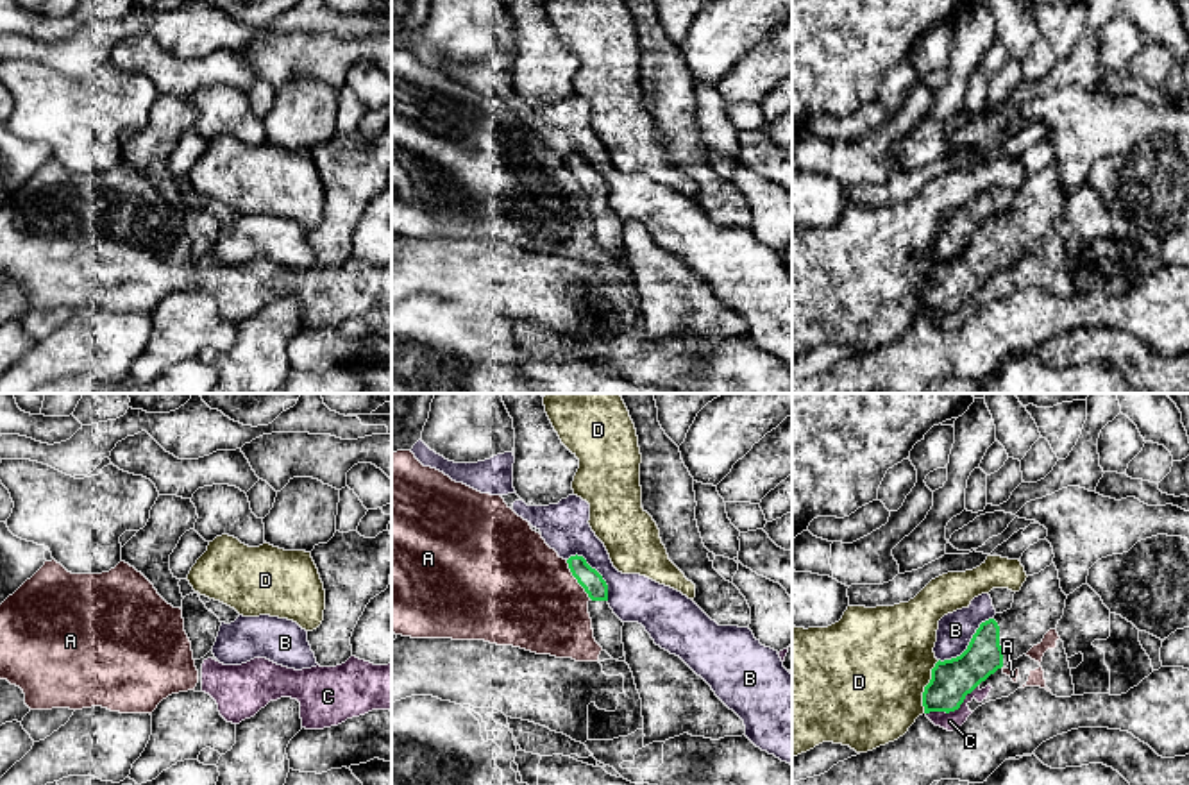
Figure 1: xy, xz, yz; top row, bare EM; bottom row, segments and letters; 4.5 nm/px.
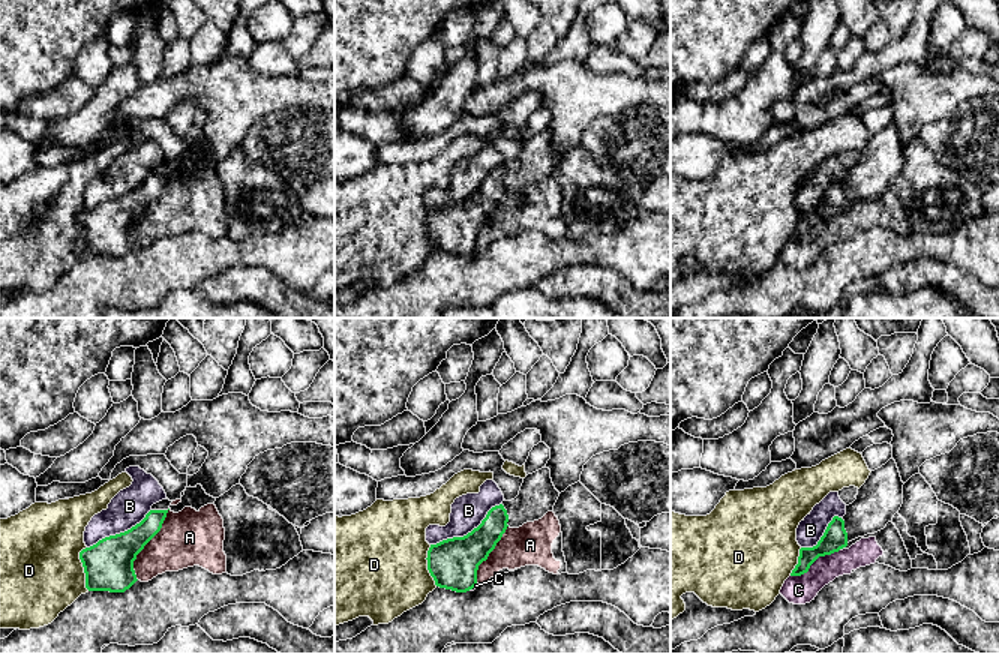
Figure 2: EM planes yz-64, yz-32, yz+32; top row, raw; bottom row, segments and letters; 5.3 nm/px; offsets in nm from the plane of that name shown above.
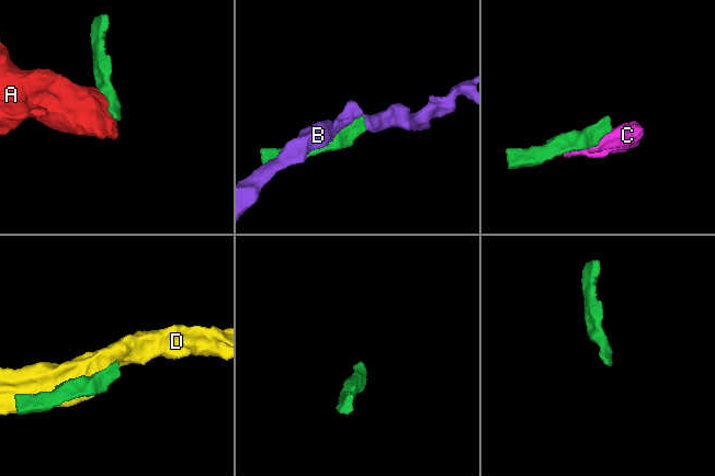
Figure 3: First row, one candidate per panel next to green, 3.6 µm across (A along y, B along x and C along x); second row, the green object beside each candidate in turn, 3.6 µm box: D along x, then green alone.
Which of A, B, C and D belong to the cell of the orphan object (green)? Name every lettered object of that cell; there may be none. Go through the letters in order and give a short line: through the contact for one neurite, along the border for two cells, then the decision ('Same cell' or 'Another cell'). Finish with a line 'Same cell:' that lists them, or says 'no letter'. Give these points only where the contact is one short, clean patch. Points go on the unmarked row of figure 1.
A: Another cell
B: Another cell
C: Line: yz (978, 283), (957, 308), (927, 313). Another cell
D: Another cell
Same cell: no letter

